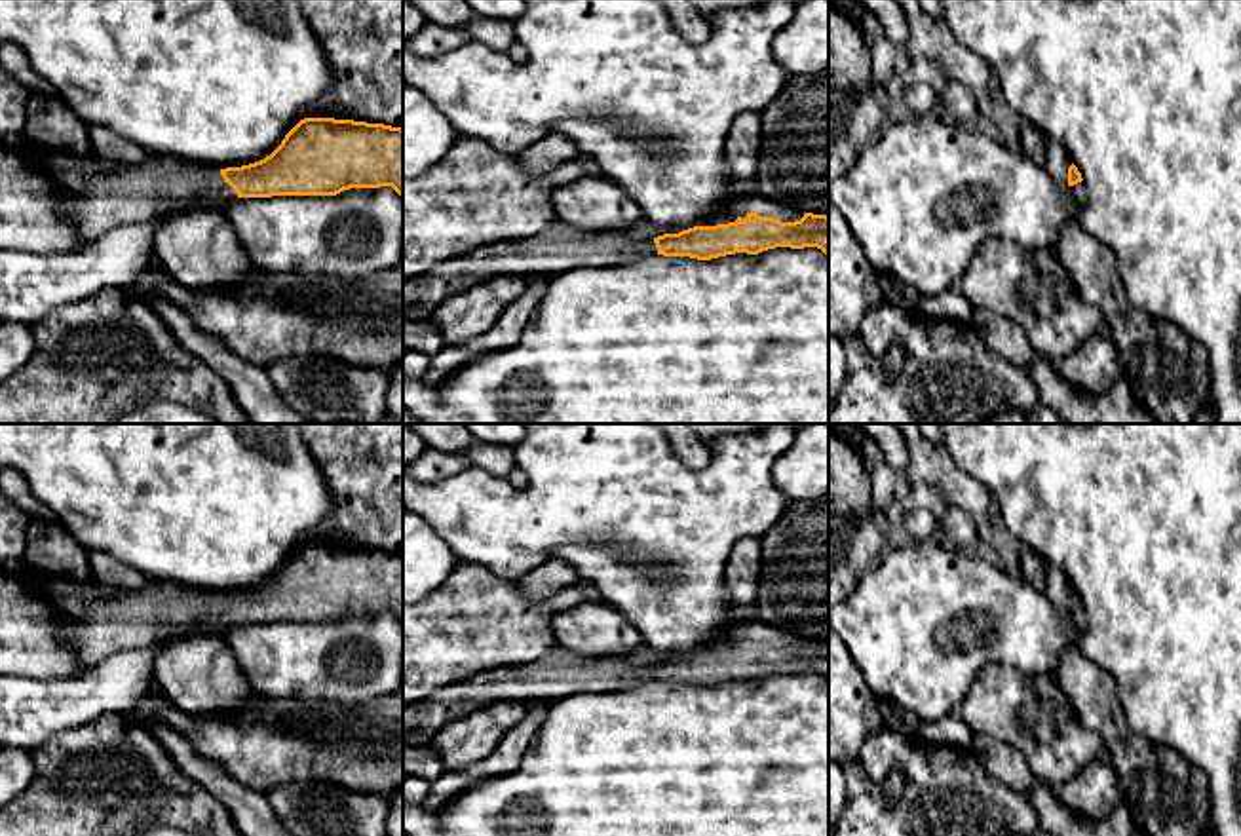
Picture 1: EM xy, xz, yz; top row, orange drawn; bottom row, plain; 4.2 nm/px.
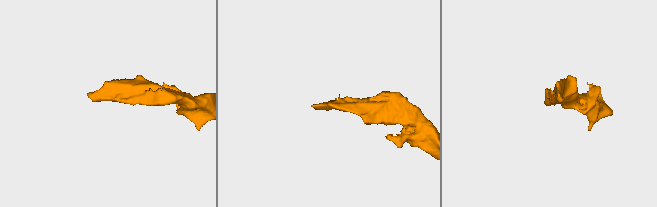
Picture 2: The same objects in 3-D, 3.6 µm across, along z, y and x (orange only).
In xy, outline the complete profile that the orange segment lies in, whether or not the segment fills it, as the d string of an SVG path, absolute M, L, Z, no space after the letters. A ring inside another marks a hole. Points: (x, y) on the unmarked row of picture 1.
M304 543L264 585L226 595L207 595L175 583L148 581L139 591L116 591L103 583L68 583L34 570L23 557L0 560L2 572L23 576L72 625L78 657L93 667L120 650L158 646L198 631L224 635L236 623L336 621L350 614L391 612L403 621L403 555L334 543Z

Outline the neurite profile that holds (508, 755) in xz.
M528 703L523 720L504 733L498 747L487 758L462 770L445 770L441 777L431 781L422 806L430 811L437 811L450 804L460 792L492 777L513 773L523 764L532 735L542 726L545 714L547 703Z

